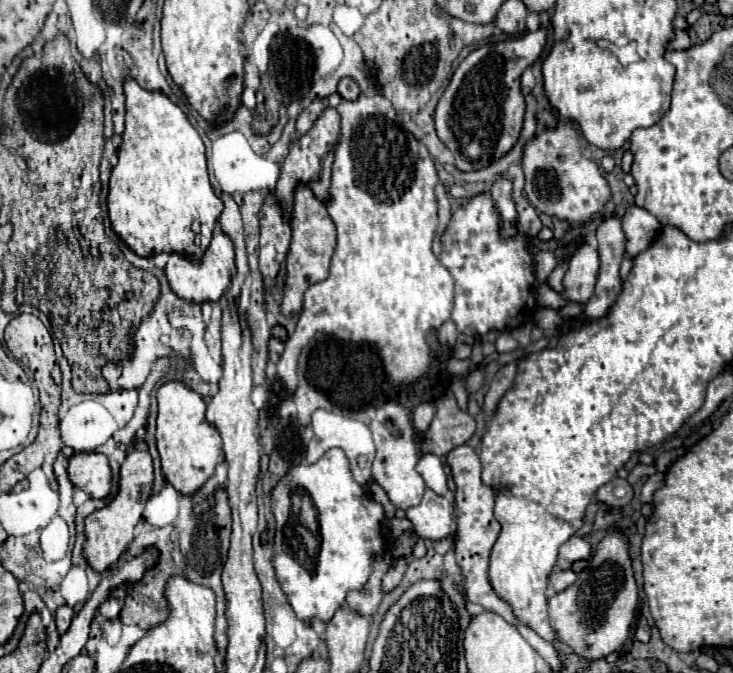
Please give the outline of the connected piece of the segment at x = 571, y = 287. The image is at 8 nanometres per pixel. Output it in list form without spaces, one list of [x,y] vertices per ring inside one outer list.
[[[583,245],[569,261],[569,269],[563,277],[563,293],[565,301],[587,303],[593,295],[593,287],[597,281],[599,255],[591,245]]]

